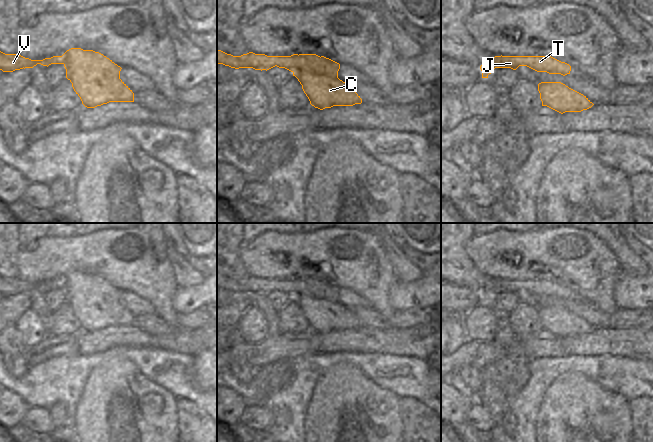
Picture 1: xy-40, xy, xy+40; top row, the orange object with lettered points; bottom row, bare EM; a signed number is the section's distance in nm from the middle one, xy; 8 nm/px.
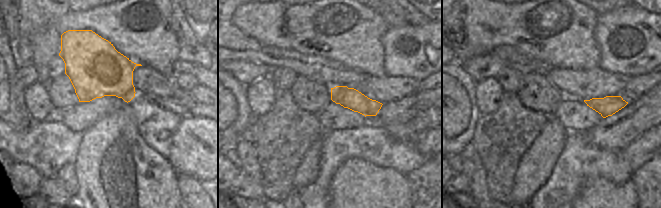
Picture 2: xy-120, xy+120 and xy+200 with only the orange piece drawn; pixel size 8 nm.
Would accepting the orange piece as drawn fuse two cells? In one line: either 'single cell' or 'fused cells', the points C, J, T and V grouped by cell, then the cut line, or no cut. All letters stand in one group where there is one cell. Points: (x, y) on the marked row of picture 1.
fused cells; groups C / J T V; cut xy (293, 72), (308, 70), (332, 75), (337, 78)

